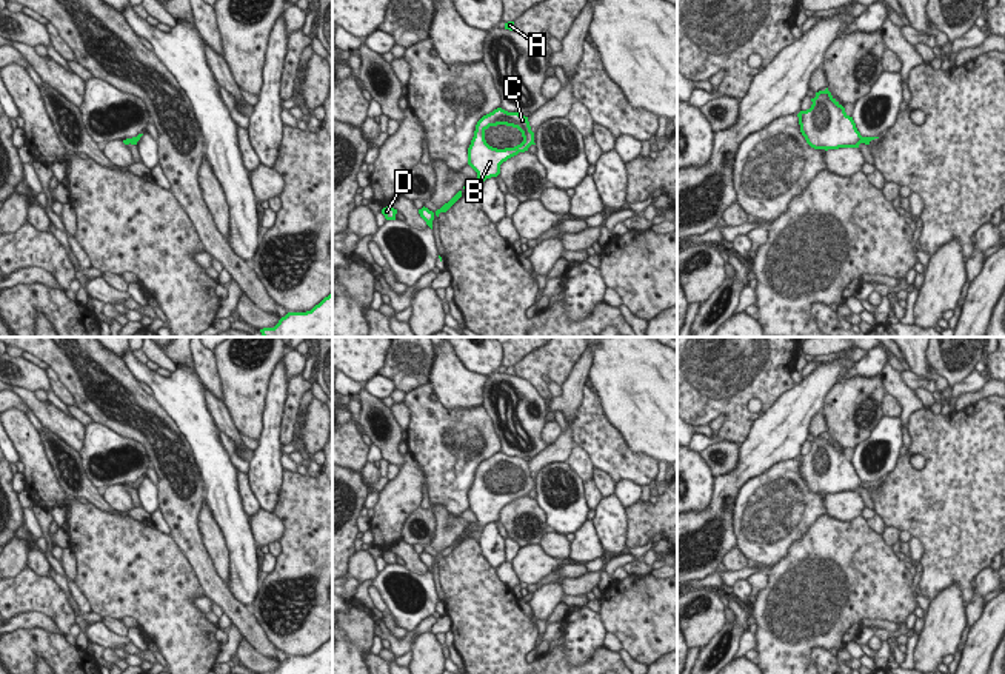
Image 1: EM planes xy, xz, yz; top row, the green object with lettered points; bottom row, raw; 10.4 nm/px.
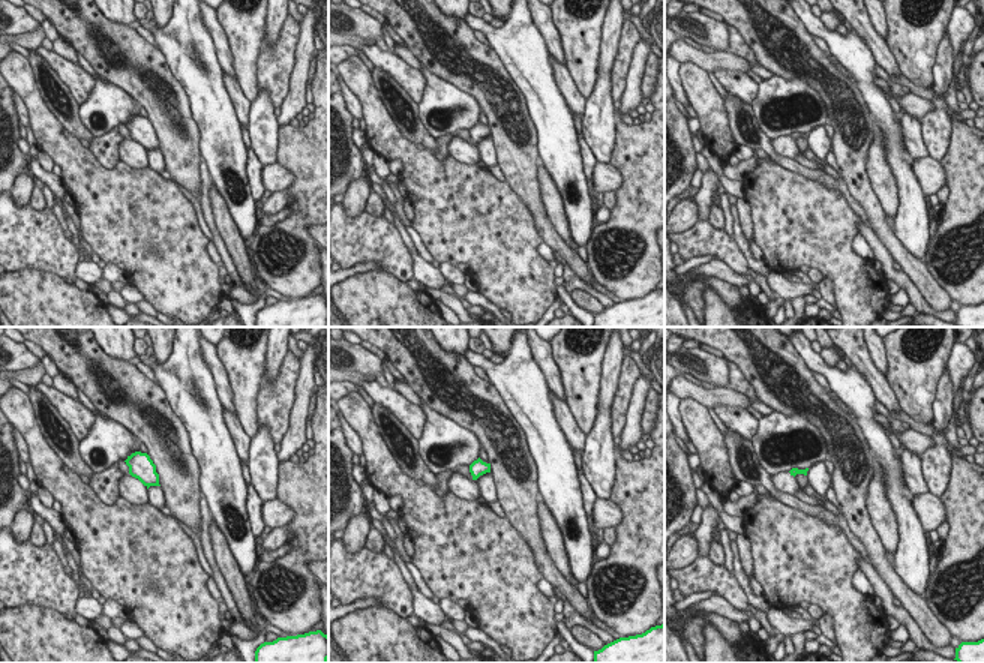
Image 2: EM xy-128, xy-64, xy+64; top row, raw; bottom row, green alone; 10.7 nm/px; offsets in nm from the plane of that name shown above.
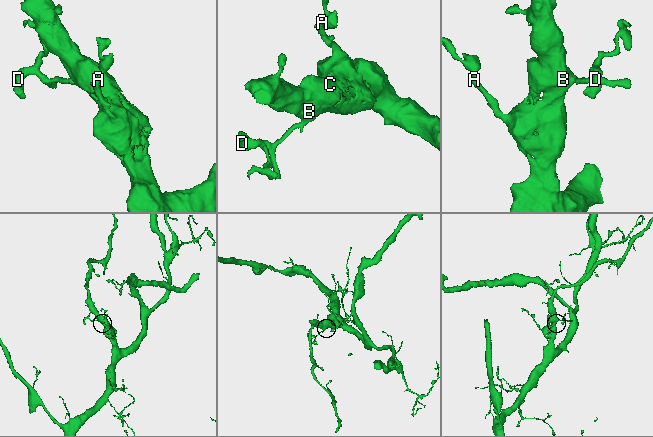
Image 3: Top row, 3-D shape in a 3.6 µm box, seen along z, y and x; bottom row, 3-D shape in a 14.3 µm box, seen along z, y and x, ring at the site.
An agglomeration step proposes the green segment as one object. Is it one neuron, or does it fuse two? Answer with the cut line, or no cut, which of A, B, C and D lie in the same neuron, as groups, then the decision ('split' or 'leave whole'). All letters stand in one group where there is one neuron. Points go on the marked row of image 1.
no cut | A B C D | leave whole

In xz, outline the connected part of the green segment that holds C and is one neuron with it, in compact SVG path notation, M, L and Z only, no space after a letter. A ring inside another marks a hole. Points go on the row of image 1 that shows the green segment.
M502 108L483 115L474 131L474 137L468 148L468 165L477 172L477 182L465 185L463 189L471 185L477 186L477 195L480 194L480 186L486 179L497 177L500 174L500 165L508 158L517 155L519 152L528 151L534 143L534 132L531 131L528 117L519 112L508 112ZM506 125L517 128L522 132L523 142L514 148L497 149L486 143L485 131L489 126Z

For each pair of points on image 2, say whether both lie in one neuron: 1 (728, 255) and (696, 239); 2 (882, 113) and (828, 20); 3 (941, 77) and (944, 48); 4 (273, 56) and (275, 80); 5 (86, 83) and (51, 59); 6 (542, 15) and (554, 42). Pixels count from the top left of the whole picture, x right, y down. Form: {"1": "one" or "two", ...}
{"1": "one", "2": "two", "3": "one", "4": "one", "5": "one", "6": "one"}

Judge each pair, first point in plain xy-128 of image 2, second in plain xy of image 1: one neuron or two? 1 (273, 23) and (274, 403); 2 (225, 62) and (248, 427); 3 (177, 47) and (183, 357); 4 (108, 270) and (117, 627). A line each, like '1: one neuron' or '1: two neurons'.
1: one neuron
2: two neurons
3: two neurons
4: one neuron

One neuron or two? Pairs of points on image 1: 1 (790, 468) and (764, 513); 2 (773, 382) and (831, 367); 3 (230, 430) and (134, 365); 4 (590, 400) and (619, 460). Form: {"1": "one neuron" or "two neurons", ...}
{"1": "one neuron", "2": "two neurons", "3": "two neurons", "4": "one neuron"}

